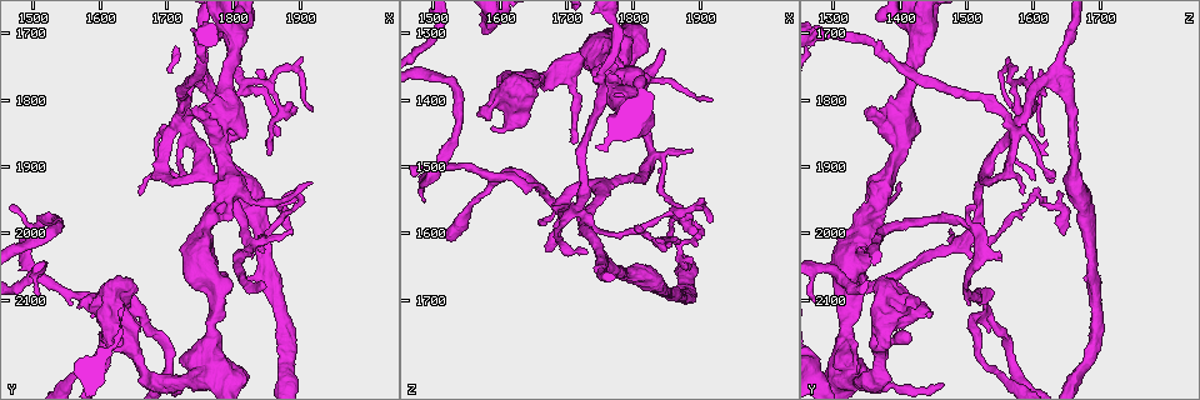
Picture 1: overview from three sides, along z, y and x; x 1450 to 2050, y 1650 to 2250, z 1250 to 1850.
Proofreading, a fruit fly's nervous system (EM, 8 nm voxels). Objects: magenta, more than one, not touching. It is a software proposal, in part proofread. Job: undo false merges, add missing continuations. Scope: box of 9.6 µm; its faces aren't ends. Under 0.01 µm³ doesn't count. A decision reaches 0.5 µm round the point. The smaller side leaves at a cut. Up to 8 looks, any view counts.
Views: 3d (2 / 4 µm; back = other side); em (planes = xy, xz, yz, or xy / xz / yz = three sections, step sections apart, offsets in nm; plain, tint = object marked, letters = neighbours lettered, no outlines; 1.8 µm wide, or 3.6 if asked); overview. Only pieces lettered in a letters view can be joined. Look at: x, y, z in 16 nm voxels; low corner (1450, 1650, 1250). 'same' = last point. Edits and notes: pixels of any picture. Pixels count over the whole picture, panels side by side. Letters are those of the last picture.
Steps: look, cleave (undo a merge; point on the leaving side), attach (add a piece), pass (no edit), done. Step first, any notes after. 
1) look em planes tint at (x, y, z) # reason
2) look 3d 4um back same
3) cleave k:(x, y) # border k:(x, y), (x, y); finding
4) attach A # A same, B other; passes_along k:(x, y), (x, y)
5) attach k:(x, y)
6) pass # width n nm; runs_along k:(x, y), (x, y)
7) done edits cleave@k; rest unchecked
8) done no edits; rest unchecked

look em planes letters at (1730, 1835, 1575) # looks like a crossing

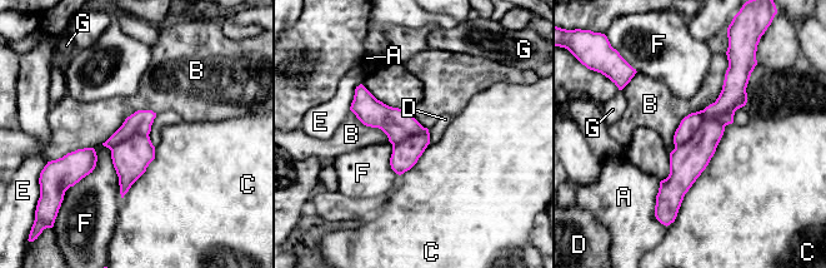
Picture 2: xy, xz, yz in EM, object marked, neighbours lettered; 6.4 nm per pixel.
pass # longest_contact C 750 nm; A other, B other, C other, D other, E other, F other, G other; runs_along 2:(730, 73), (667, 208); all the same cell

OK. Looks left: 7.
look em planes plain at (1785, 1795, 1410) # abrupt turn

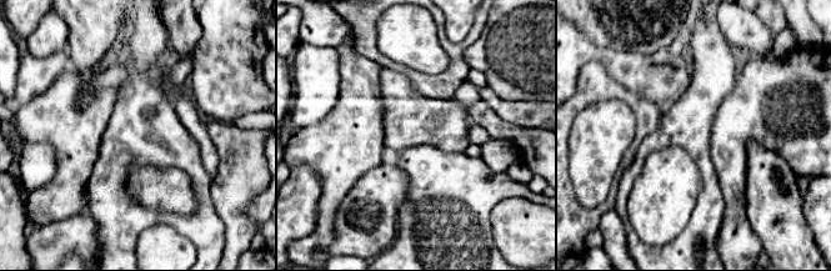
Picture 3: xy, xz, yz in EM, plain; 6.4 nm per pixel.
look em planes letters same # what lies round it

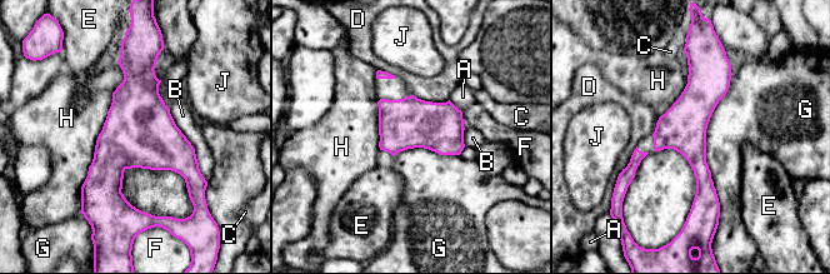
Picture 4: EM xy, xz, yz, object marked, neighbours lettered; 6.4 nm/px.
pass # longest_contact H 950 nm; A other, B other, C other, D other, E other, F other, G other, H other, J other; one cell here

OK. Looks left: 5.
look em 3.6um planes letters at (1760, 2005, 1325) # sudden change in width

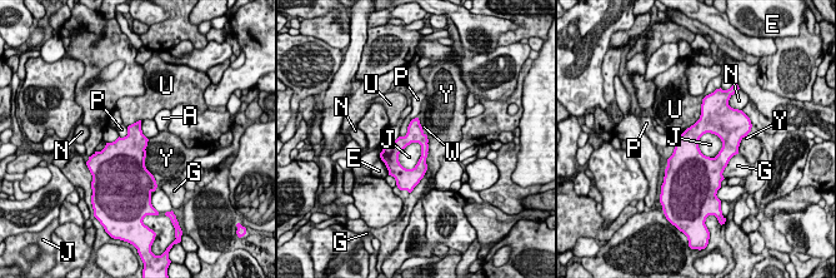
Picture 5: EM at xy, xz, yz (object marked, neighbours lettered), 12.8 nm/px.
pass # longest_contact U 500 nm; A other, E other, G other, J other, N other, P other, U other, W other, Y other; continuous, no second cell

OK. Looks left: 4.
done no edits; rest unchecked

